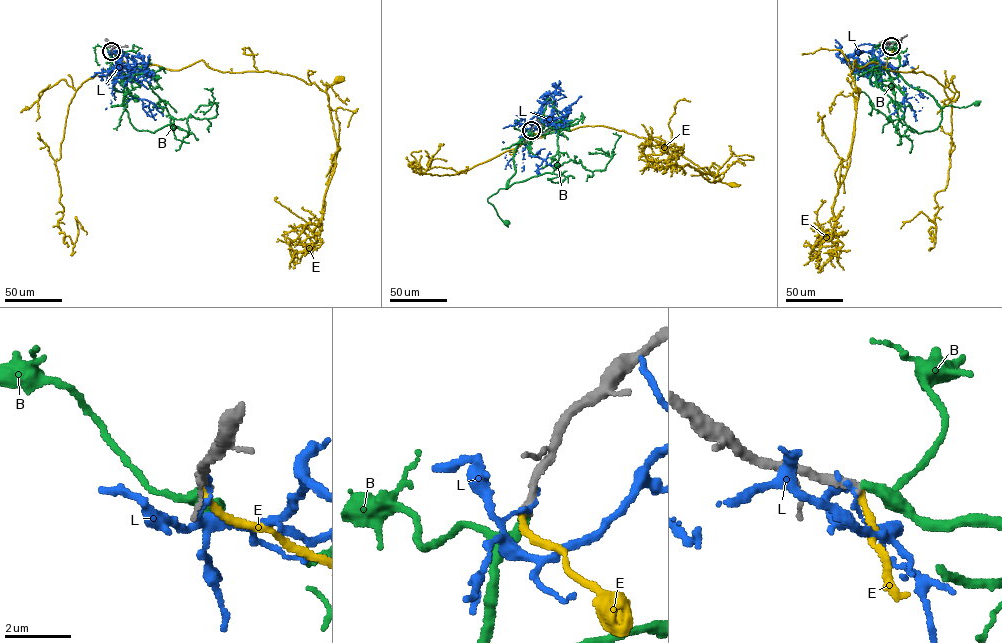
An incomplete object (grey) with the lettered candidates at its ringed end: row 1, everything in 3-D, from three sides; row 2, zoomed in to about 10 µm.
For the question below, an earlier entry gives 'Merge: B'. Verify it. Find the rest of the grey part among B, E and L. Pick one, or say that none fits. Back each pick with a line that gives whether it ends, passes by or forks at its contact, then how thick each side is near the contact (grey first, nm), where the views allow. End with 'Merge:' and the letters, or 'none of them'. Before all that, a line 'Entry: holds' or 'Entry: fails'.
Entry: holds
B: it ends; calibres 280 and 280 nm
Merge: B

